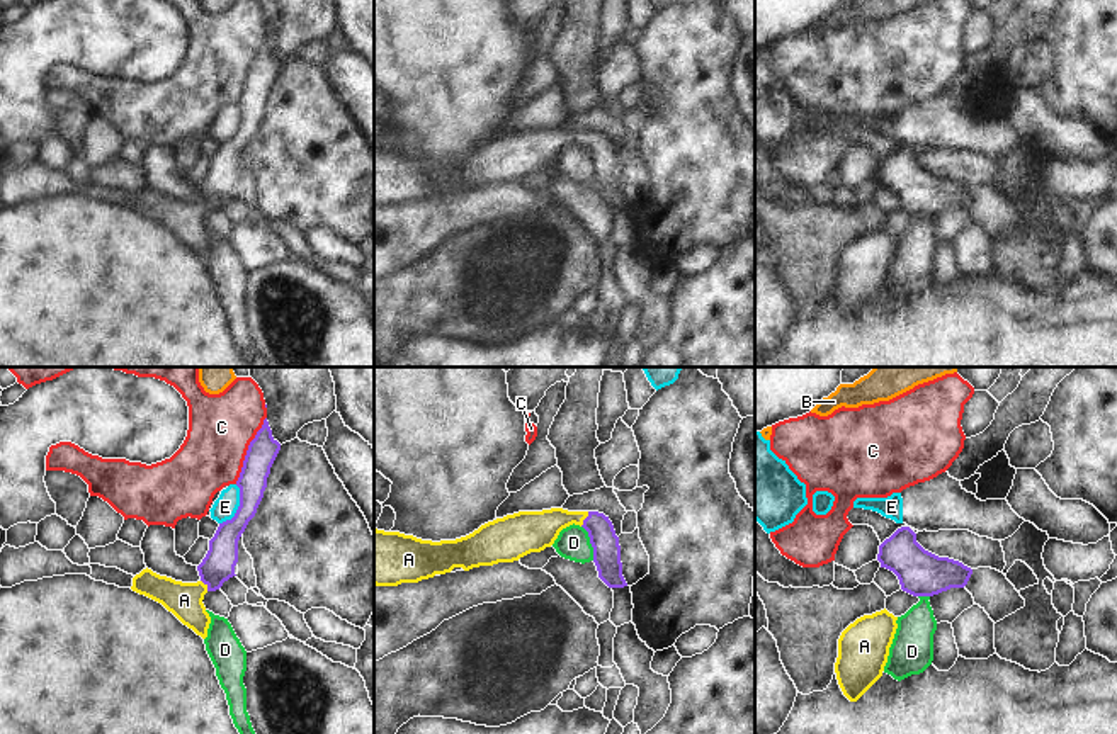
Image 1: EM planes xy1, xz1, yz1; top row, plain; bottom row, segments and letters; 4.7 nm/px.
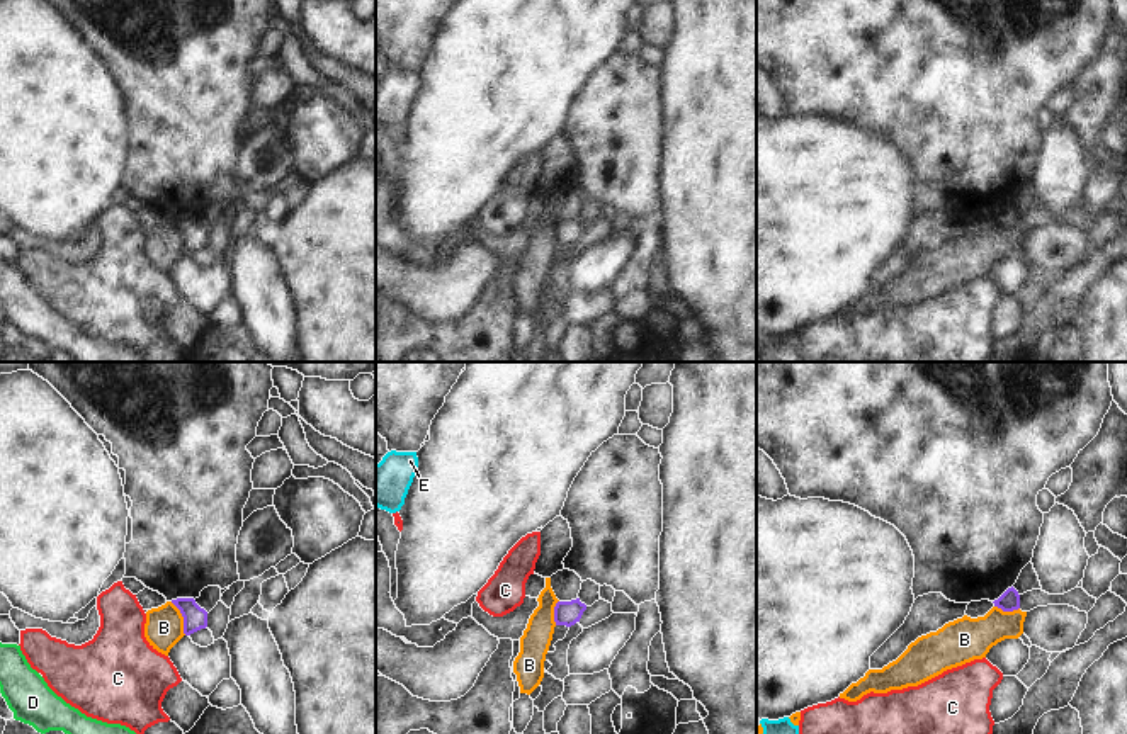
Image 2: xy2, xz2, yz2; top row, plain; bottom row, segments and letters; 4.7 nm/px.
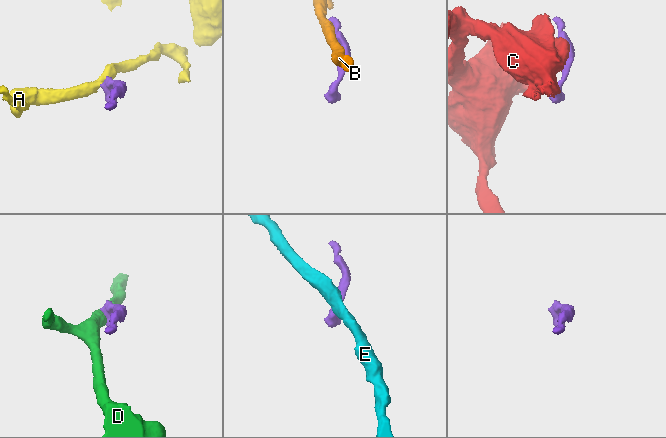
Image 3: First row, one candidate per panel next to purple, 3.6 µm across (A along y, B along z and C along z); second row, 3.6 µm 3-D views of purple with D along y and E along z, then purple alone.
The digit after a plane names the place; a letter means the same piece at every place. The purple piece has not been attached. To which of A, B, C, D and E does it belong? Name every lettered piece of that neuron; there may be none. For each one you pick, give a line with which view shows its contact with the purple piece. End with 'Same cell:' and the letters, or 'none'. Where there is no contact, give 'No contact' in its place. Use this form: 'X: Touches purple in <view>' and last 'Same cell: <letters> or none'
A: Touches purple in xz1
Same cell: A.

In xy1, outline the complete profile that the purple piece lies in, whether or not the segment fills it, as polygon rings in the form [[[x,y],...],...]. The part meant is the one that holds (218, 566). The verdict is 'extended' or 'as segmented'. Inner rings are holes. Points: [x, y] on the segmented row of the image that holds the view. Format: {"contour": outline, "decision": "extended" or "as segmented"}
{"contour": [[[265,418],[262,428],[248,445],[236,481],[240,488],[240,506],[231,520],[219,523],[214,537],[209,540],[209,550],[197,566],[201,576],[197,583],[175,581],[148,567],[133,578],[133,591],[162,603],[202,639],[207,637],[211,624],[211,617],[202,603],[204,595],[219,590],[224,581],[236,576],[238,540],[257,513],[279,450],[281,443],[272,437]]], "decision": "extended"}

